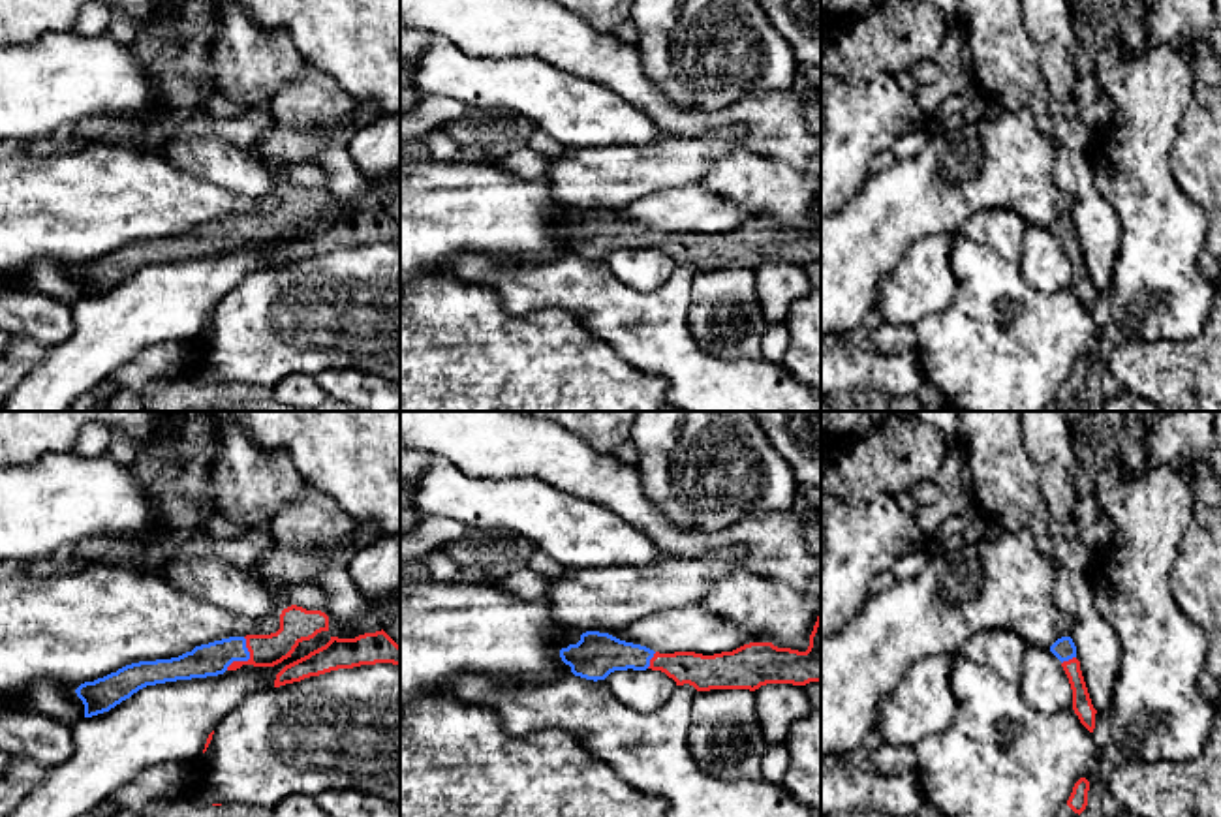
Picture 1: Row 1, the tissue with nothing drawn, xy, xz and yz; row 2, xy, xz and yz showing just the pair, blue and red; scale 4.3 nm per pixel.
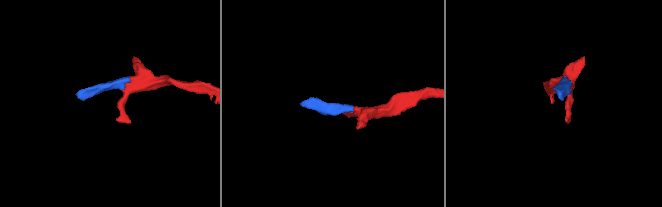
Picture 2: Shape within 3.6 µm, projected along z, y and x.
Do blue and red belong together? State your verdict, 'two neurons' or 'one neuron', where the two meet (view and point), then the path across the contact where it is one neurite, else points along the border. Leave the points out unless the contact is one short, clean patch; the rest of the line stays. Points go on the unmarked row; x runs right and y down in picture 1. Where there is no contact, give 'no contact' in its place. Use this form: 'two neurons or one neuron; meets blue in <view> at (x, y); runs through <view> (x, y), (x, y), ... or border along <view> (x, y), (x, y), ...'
one neuron; meets blue in xy at (247, 239); runs through xy (209, 239), (247, 239), (256, 230), (265, 230)

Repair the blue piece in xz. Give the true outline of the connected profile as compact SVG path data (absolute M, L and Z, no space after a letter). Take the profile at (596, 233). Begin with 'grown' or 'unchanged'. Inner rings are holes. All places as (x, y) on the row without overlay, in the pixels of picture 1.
grown; M821 192L806 231L778 227L772 222L750 222L733 231L703 235L695 231L659 233L620 220L609 212L586 210L577 224L560 229L575 255L605 259L614 250L661 250L697 270L750 269L766 263L806 265L821 261Z

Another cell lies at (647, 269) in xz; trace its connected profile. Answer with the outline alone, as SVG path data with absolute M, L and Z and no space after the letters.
M614 250L605 257L612 274L627 287L635 291L654 291L663 285L676 261L661 250Z

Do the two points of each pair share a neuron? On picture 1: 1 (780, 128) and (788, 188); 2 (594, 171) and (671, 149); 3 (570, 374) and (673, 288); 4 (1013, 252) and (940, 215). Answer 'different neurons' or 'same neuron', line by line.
1: different neurons
2: same neuron
3: different neurons
4: different neurons

